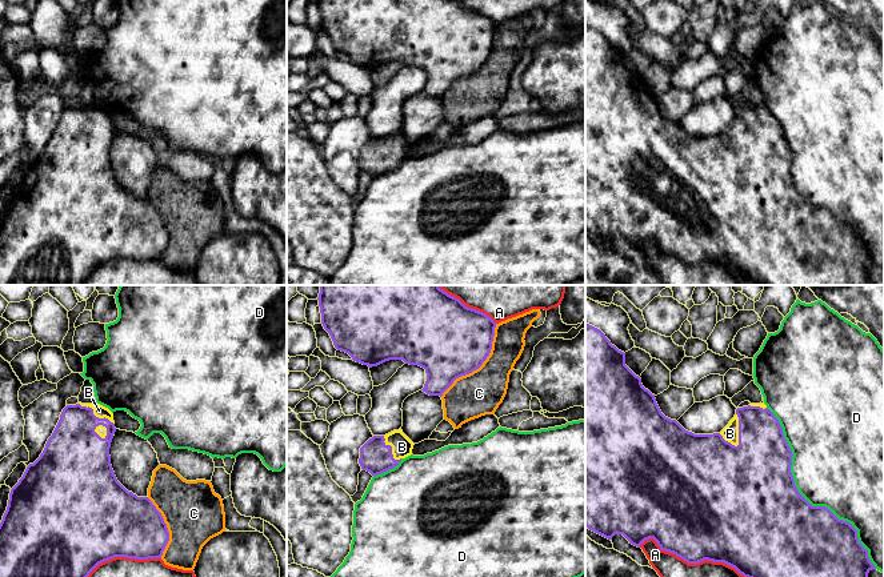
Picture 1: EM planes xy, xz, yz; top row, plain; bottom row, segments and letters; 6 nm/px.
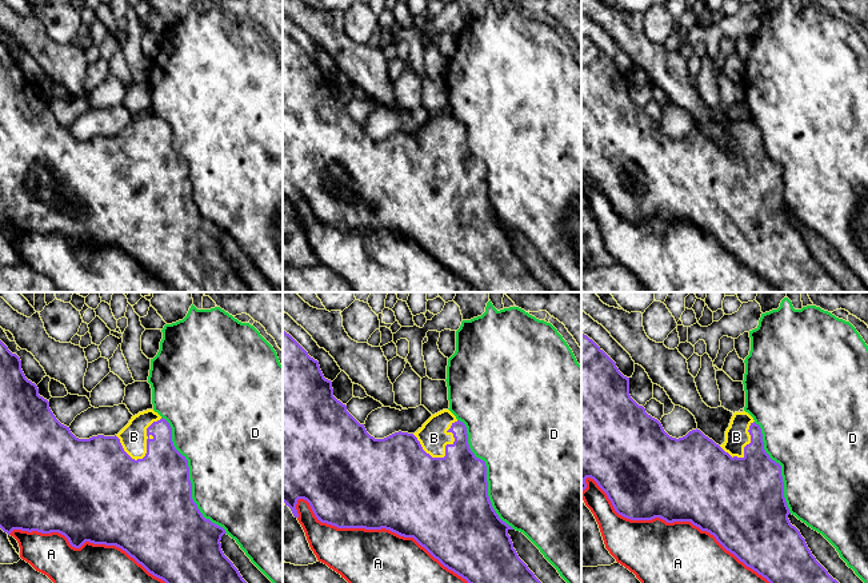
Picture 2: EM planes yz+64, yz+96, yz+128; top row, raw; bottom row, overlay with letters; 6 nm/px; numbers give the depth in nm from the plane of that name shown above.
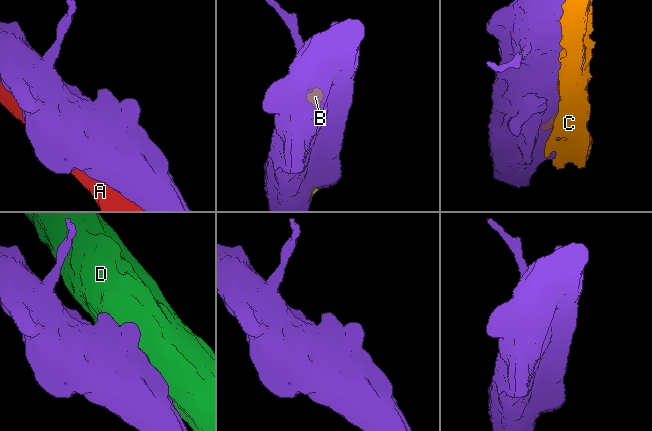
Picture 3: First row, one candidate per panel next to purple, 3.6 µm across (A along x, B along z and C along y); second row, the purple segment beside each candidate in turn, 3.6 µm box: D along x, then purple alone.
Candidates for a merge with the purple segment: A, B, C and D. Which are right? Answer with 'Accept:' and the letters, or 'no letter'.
Accept: B

